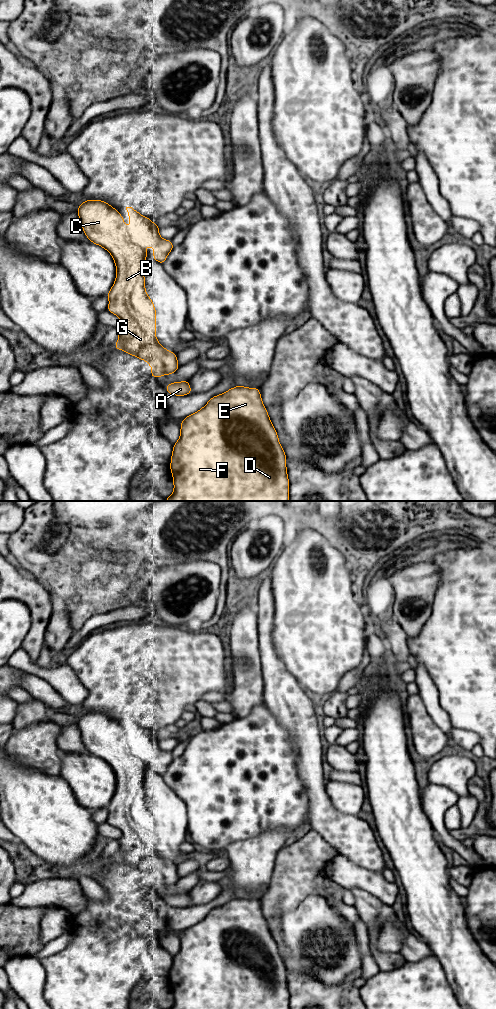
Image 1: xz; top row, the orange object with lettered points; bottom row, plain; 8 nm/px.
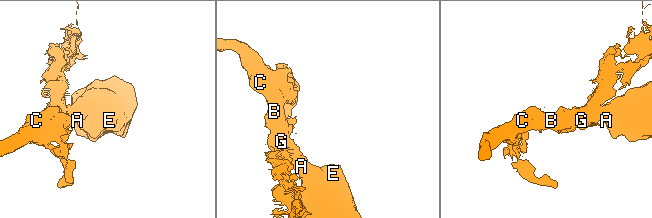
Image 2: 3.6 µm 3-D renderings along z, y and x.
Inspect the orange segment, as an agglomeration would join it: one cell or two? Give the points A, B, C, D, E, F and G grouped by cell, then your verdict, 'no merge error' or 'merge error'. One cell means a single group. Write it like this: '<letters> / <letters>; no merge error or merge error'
A B C D E F G; no merge error

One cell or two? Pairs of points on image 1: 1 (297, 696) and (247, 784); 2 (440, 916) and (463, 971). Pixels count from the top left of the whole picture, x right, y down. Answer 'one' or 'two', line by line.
1: two
2: one

